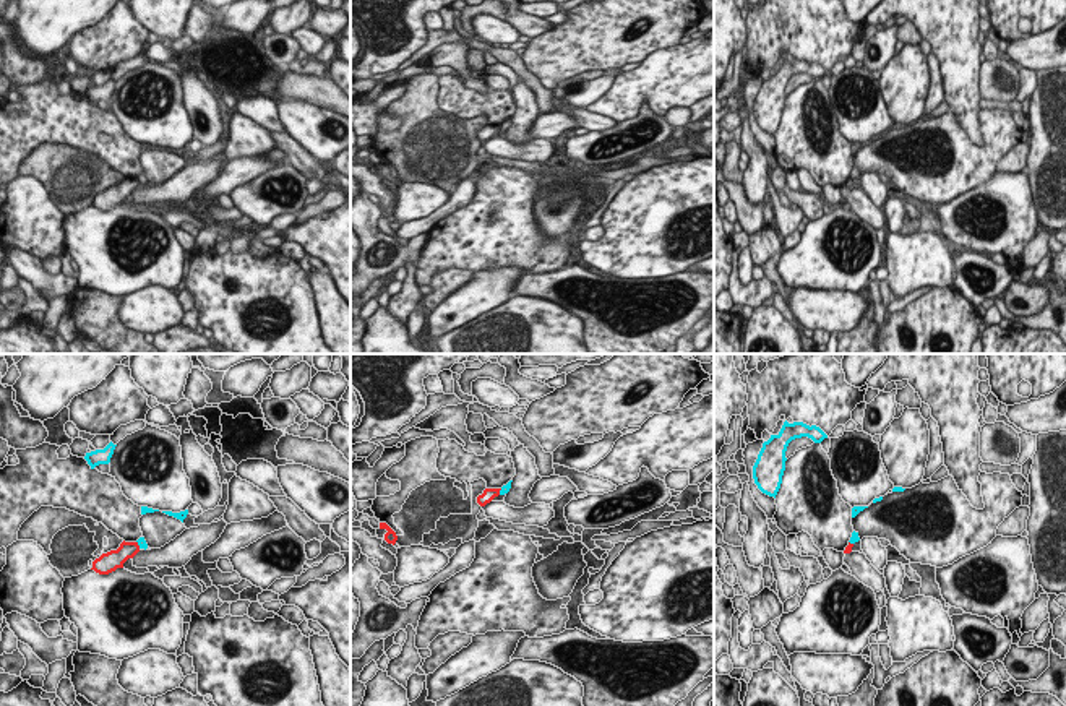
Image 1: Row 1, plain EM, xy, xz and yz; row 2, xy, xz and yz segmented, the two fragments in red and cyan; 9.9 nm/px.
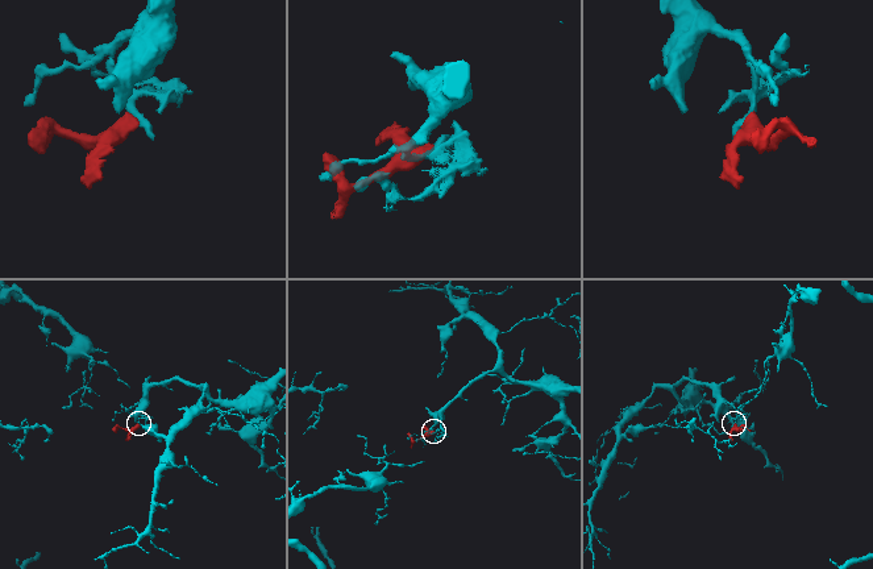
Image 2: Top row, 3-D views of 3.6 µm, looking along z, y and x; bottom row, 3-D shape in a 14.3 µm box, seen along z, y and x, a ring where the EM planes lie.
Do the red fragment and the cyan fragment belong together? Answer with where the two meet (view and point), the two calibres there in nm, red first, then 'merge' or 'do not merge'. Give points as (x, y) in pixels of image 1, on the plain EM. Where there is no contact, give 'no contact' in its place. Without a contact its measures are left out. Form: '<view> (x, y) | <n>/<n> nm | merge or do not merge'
xy (137, 180) | 160/90 nm | do not merge

